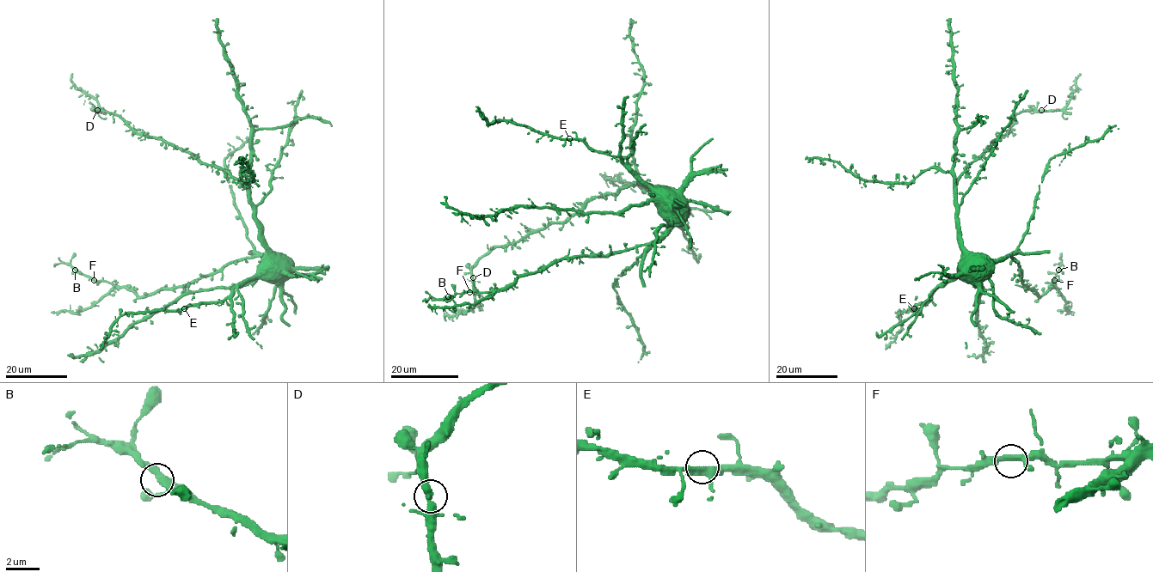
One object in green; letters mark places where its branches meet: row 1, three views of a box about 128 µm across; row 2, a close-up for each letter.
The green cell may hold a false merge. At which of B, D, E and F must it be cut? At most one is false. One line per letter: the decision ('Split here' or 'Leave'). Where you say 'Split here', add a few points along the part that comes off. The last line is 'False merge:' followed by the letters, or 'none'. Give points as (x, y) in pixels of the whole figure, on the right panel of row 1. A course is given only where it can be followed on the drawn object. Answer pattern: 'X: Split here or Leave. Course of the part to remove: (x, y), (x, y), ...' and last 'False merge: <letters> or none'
B: Leave
D: Leave
E: Leave
F: Leave
False merge: none

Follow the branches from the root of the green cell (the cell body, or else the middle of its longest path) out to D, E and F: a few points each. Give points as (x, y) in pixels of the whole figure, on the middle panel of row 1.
D: (678, 206), (654, 187), (631, 183), (616, 193), (592, 197), (563, 222), (493, 246), (471, 269), (473, 277)
E: (678, 206), (659, 185), (647, 185), (620, 157), (592, 151), (582, 141), (569, 138)
F: (678, 206), (671, 225), (648, 242), (606, 255), (557, 259), (516, 276), (505, 288), (469, 292)

